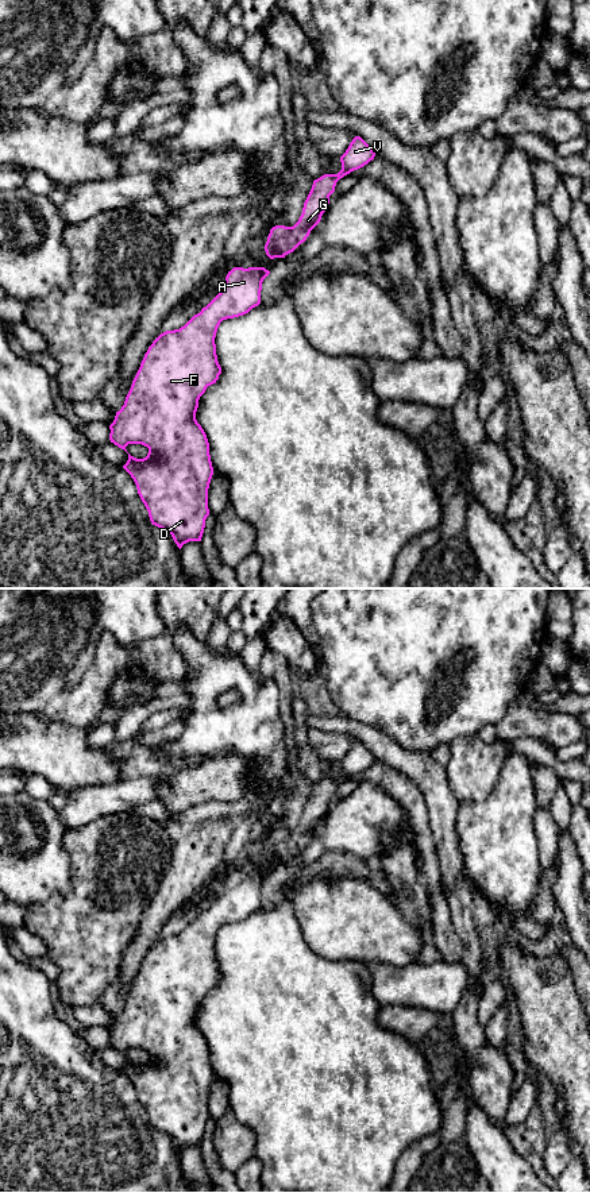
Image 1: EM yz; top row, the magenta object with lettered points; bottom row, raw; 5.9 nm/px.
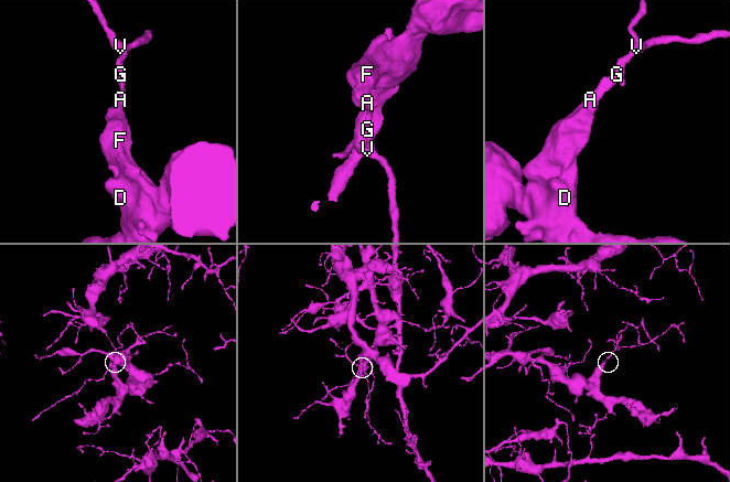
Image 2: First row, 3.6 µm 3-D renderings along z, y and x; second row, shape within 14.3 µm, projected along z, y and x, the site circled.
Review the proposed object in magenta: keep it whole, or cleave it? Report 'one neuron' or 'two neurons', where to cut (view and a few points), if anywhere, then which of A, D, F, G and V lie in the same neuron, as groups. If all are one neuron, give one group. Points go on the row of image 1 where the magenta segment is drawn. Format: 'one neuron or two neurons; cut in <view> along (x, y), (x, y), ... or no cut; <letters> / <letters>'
one neuron; no cut; A D F G V

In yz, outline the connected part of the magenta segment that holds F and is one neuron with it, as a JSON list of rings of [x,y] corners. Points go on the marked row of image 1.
[[[234,267],[225,277],[224,289],[200,313],[194,314],[180,329],[161,333],[144,354],[124,405],[116,412],[115,420],[109,425],[111,443],[126,452],[128,444],[142,444],[149,448],[149,453],[143,459],[136,459],[128,453],[128,460],[123,468],[134,479],[151,524],[169,532],[180,549],[189,541],[201,541],[205,520],[209,516],[208,489],[213,467],[209,443],[196,420],[196,412],[200,397],[208,386],[216,383],[221,374],[216,355],[216,332],[223,320],[243,316],[261,304],[262,282],[269,274],[270,271],[265,267]]]

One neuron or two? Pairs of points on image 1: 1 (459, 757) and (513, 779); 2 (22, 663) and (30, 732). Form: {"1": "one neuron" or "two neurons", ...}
{"1": "two neurons", "2": "two neurons"}

